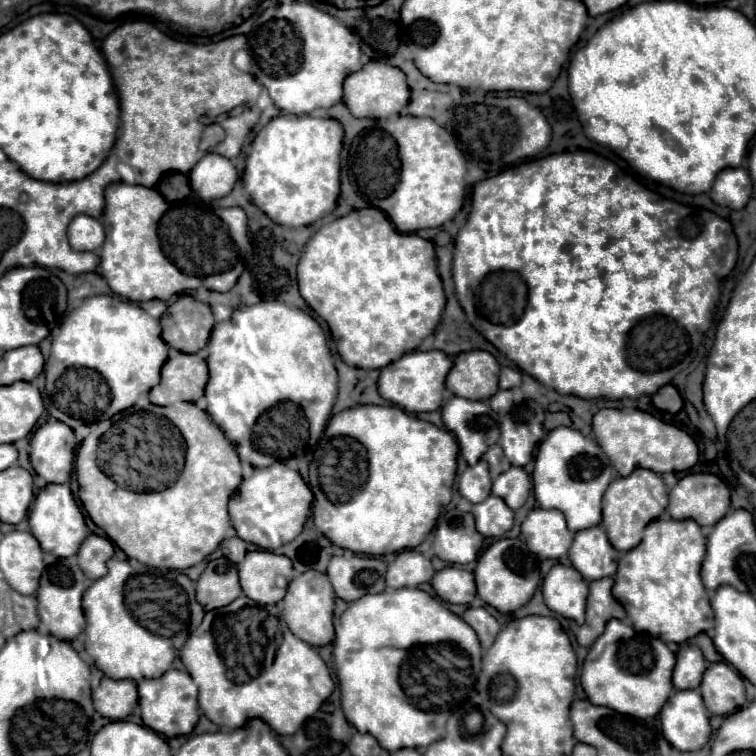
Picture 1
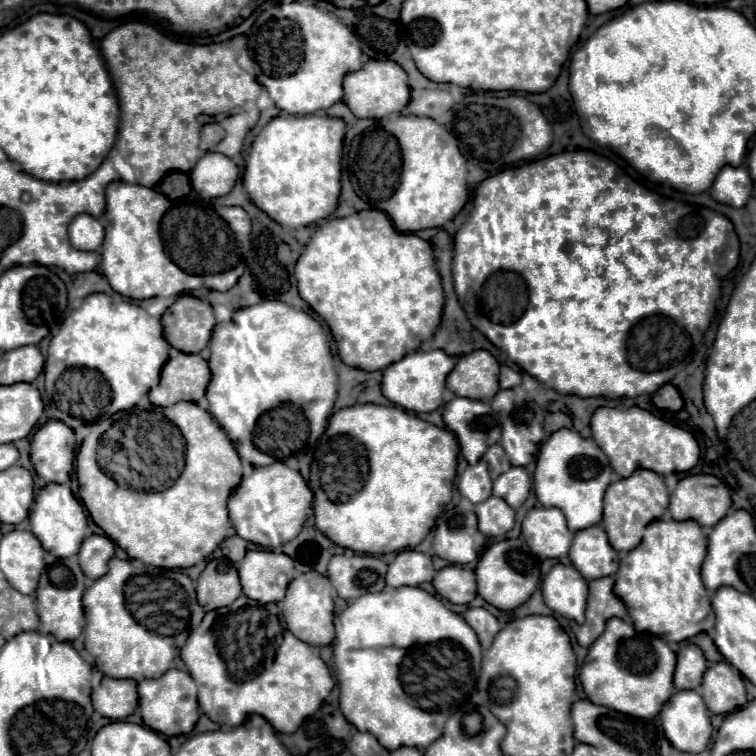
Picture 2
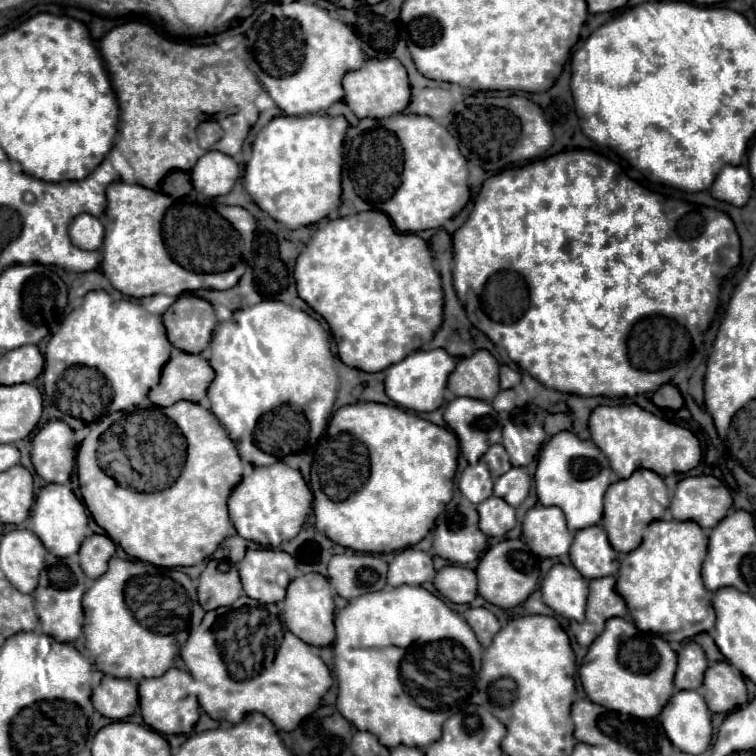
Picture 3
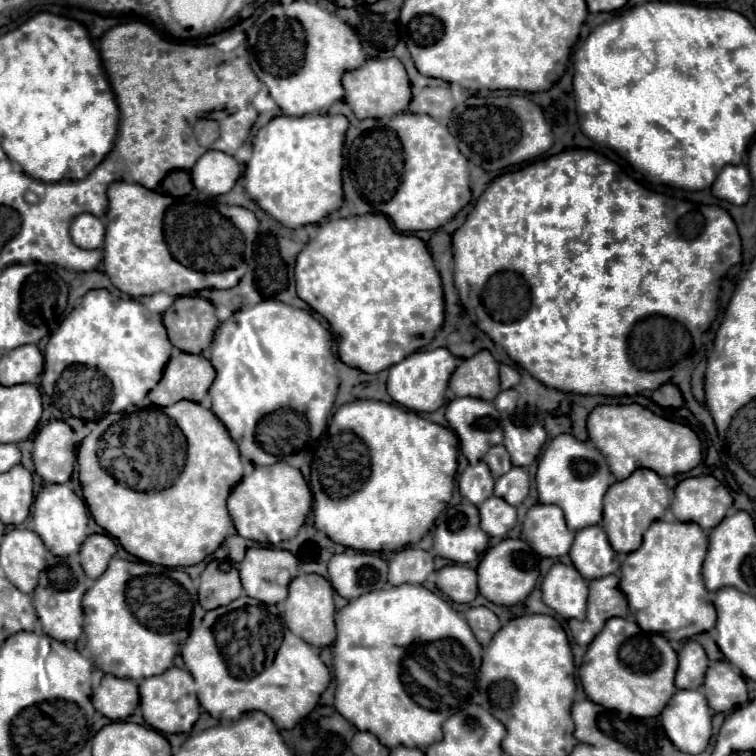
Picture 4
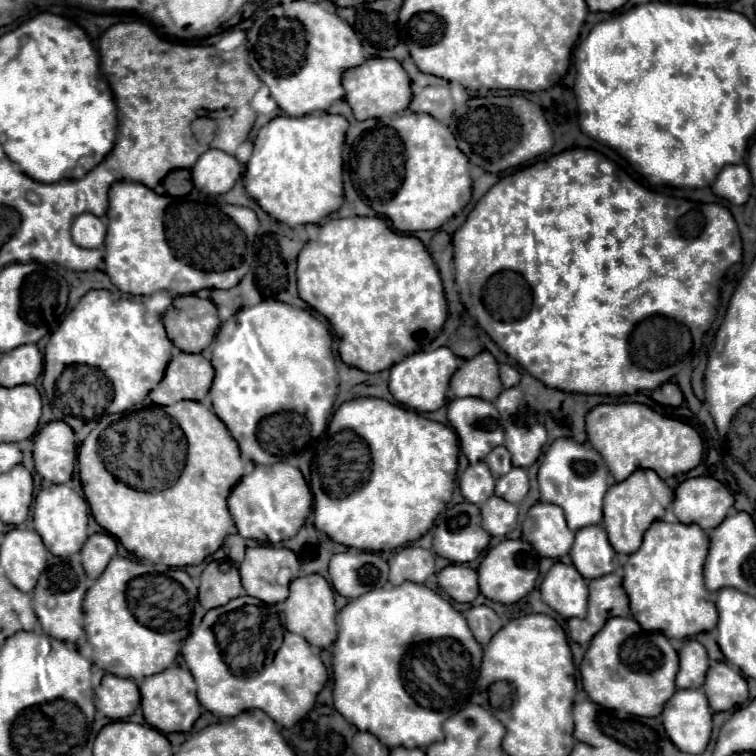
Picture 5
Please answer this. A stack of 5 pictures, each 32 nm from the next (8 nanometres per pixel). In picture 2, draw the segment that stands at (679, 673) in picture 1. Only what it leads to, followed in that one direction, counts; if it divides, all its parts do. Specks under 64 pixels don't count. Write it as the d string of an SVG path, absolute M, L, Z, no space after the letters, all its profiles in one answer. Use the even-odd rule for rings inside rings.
M684 644L678 652L678 664L674 672L674 686L678 690L696 690L702 684L708 660L696 644Z

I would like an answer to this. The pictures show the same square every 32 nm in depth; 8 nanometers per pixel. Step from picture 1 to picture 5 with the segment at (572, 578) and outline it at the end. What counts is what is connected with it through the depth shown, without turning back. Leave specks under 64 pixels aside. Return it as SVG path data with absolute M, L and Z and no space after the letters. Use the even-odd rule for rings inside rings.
M556 562L542 580L542 600L564 618L584 618L588 606L586 580L572 564Z

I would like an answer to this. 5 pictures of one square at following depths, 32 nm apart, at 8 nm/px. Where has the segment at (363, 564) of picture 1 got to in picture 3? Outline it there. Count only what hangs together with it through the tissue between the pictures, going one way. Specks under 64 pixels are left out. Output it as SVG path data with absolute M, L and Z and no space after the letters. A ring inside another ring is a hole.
M336 554L328 564L332 588L346 600L386 586L388 564L374 554Z

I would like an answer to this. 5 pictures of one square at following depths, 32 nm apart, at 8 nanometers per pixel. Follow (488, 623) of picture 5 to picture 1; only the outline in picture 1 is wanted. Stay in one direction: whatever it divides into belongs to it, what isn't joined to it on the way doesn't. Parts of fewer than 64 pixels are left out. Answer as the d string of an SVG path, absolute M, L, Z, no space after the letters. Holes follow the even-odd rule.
M468 608L462 614L464 622L470 624L474 628L474 632L478 634L478 640L482 644L484 650L488 650L496 638L496 634L500 632L500 624L496 622L496 618L492 614L488 614L484 608Z

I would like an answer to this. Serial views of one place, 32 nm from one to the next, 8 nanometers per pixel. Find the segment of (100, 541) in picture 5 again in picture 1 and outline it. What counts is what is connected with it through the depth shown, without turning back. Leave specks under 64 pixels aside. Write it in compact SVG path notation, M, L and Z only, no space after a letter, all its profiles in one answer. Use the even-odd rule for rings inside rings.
M88 536L82 546L80 546L80 552L78 552L78 564L82 568L82 572L96 580L100 576L104 576L104 572L108 572L106 568L106 562L114 556L114 546L108 538L102 538L102 536Z

